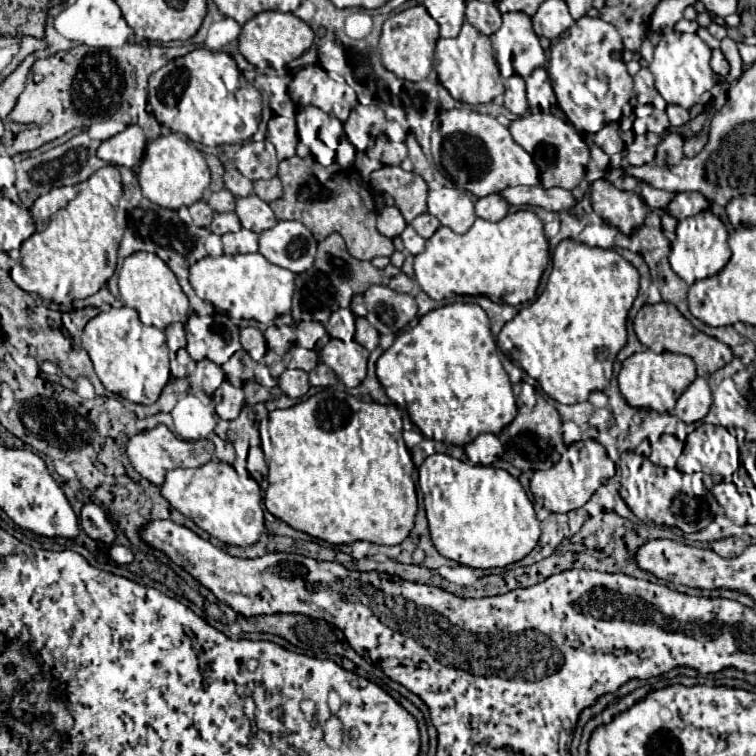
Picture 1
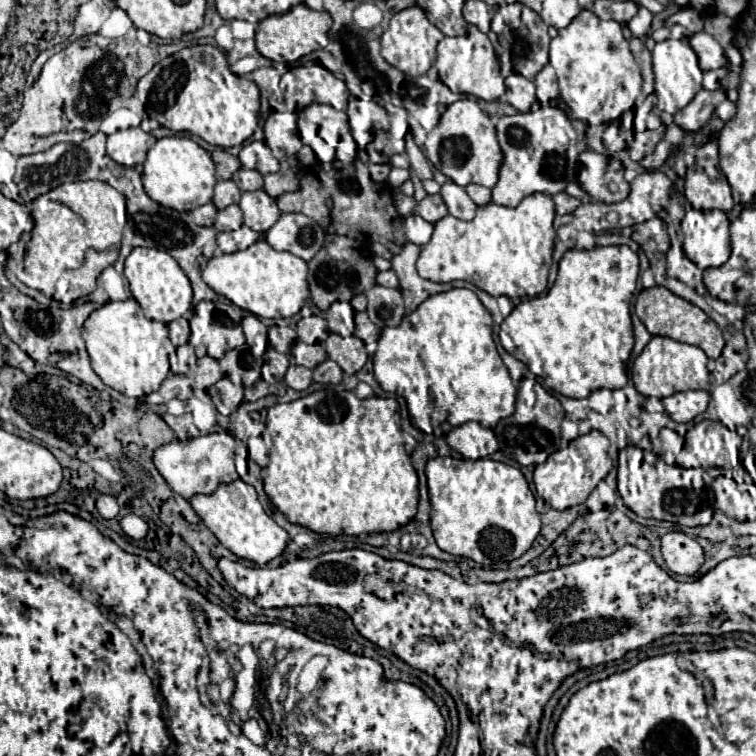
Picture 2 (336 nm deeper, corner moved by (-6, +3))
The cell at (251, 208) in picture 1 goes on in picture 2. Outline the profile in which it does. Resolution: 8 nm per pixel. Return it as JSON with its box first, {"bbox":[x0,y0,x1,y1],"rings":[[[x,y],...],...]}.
{"bbox":[239,190,281,234],"rings":[[[265,190],[243,192],[239,206],[243,210],[245,224],[259,234],[265,234],[281,216],[275,200]]]}

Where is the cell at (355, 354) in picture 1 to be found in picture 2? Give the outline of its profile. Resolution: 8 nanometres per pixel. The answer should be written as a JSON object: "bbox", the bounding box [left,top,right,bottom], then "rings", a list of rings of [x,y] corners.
{"bbox":[325,334,367,376],"rings":[[[329,334],[329,338],[325,340],[325,348],[327,348],[329,358],[337,362],[341,370],[349,376],[357,374],[367,362],[365,344],[357,336],[343,338],[339,334]]]}

